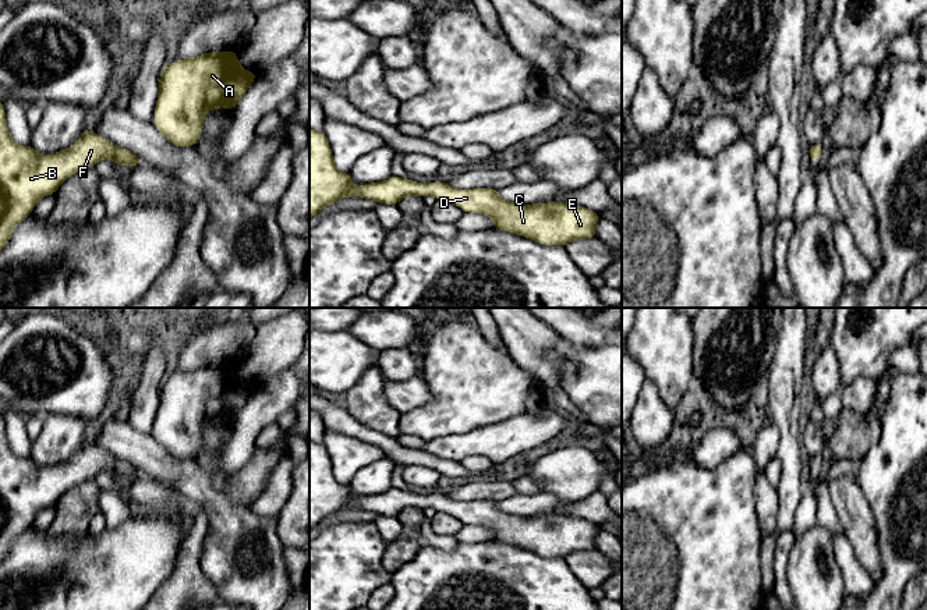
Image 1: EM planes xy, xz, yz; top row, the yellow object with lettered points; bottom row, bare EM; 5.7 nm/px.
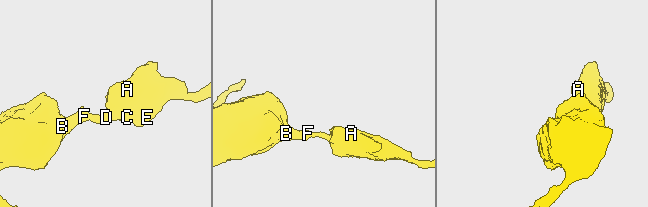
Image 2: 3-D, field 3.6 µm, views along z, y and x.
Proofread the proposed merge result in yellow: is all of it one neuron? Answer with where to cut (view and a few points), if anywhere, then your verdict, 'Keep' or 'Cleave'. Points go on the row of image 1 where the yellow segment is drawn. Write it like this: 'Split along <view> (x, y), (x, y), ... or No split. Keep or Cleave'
No split. Keep

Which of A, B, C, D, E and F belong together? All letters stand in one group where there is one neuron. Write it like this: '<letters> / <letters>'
A B C D E F

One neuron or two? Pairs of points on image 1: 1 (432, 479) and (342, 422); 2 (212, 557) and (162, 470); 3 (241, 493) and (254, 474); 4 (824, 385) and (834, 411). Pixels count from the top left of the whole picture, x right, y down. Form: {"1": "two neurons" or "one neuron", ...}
{"1": "two neurons", "2": "one neuron", "3": "one neuron", "4": "two neurons"}

